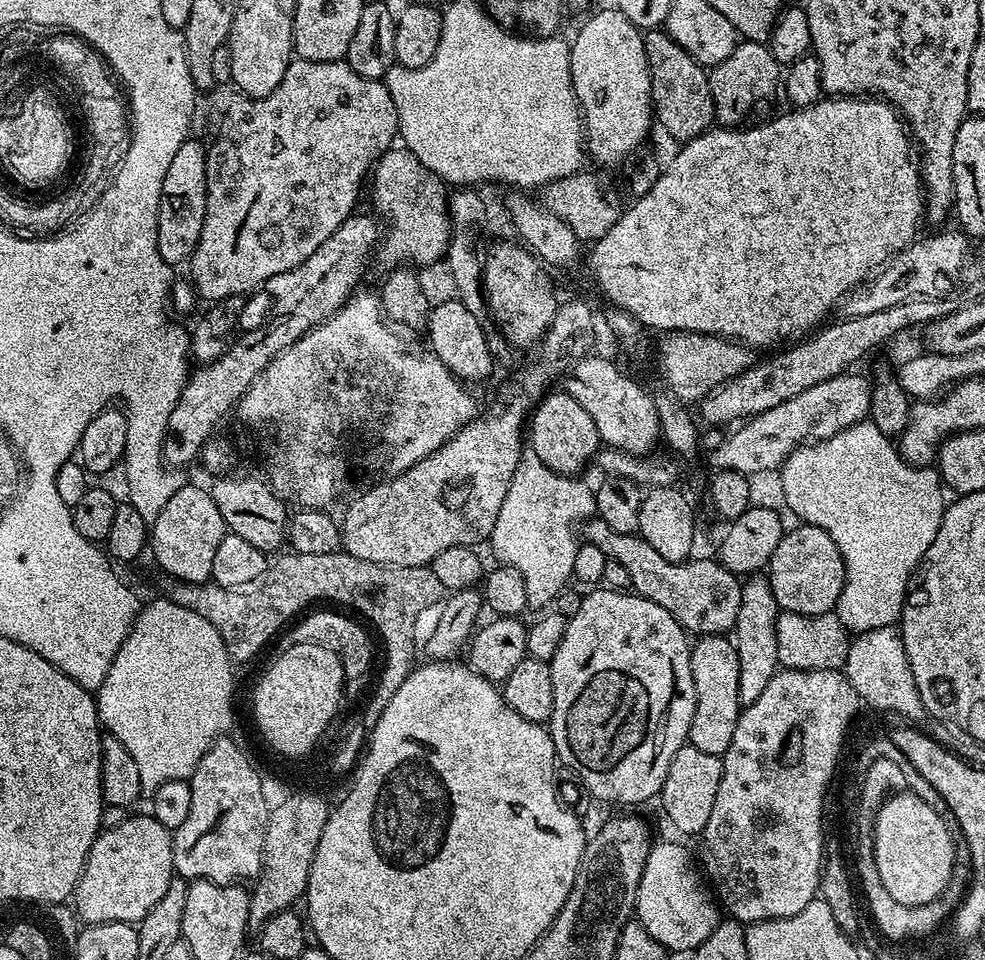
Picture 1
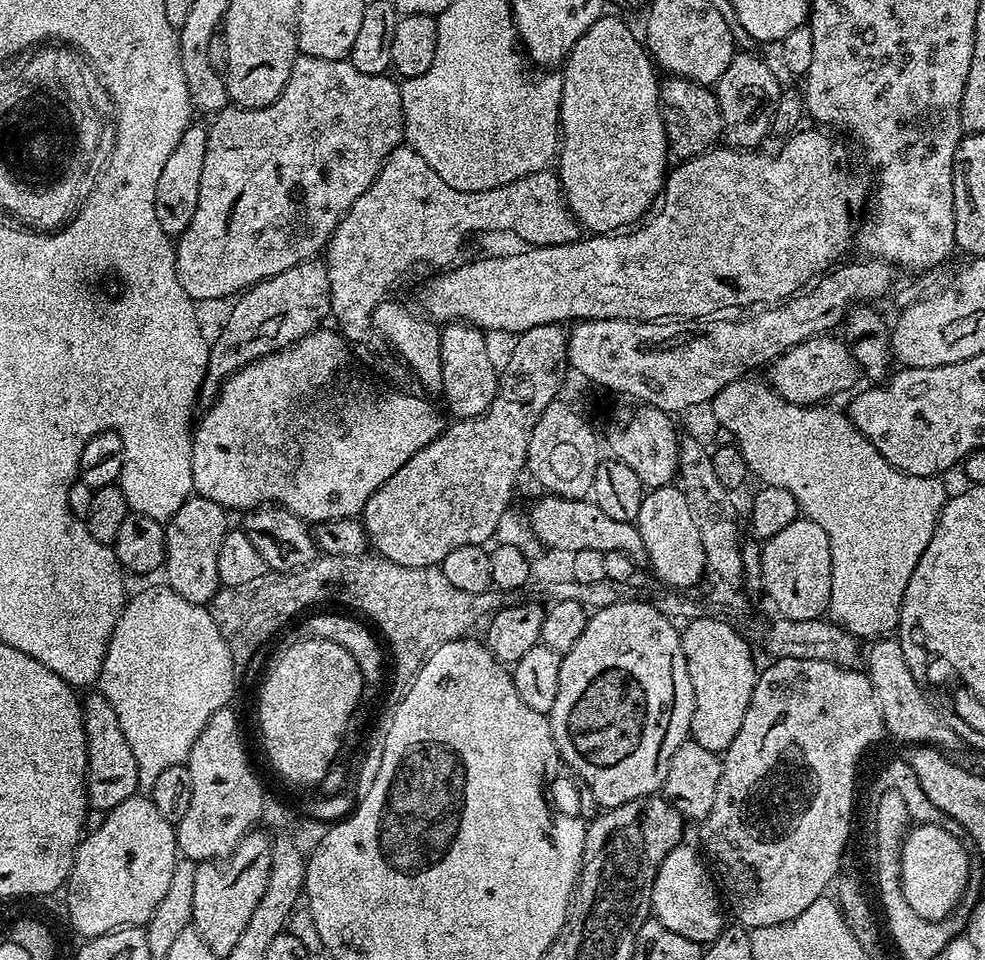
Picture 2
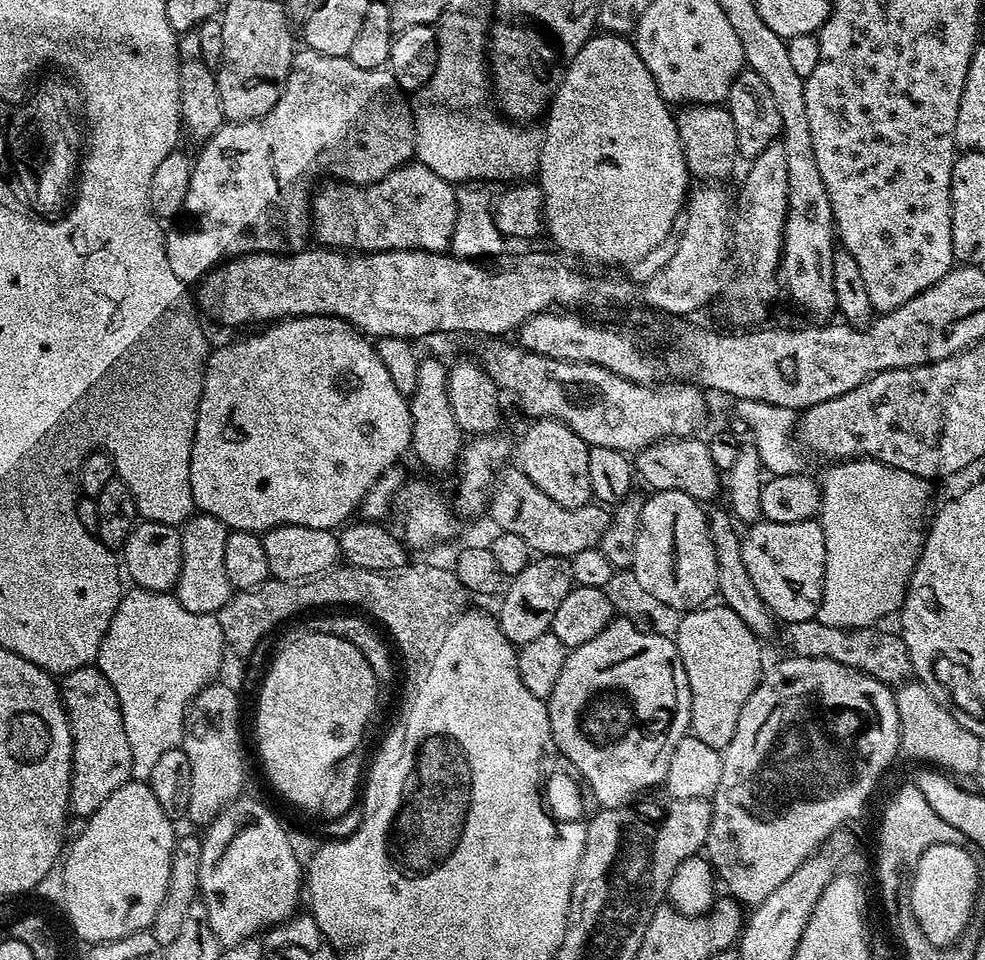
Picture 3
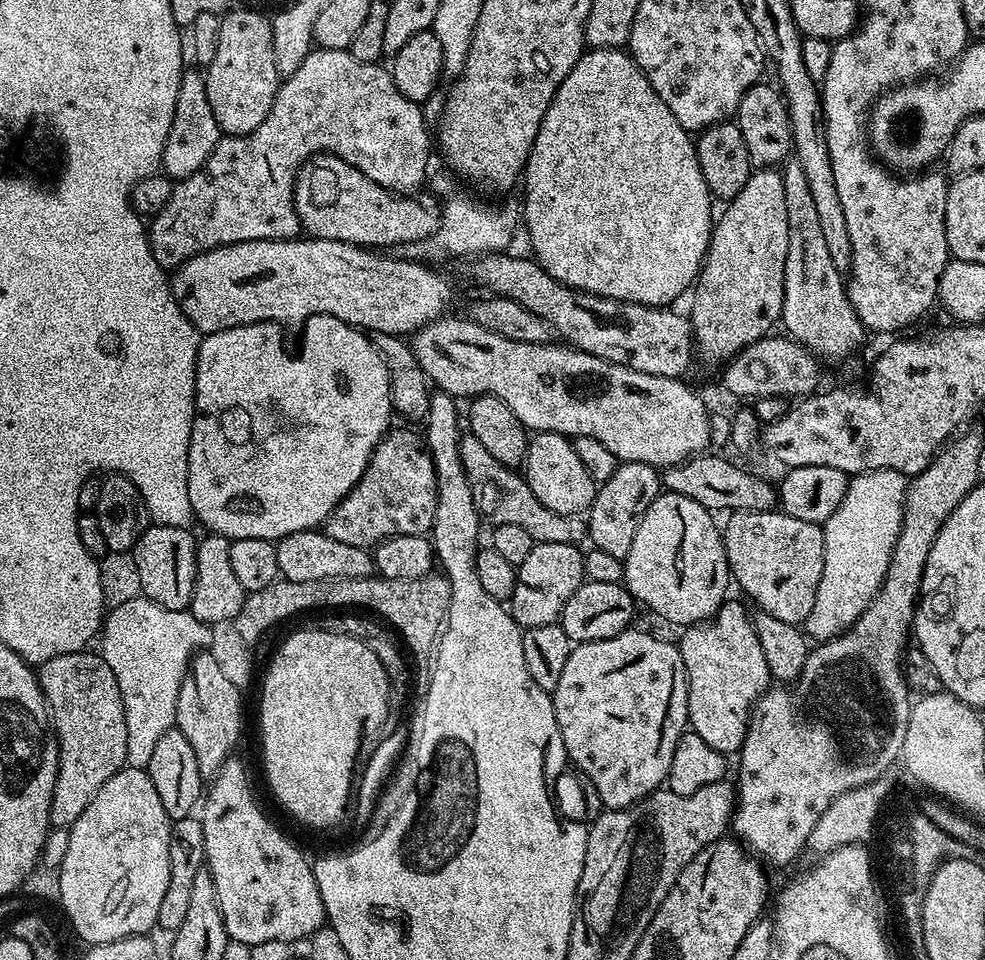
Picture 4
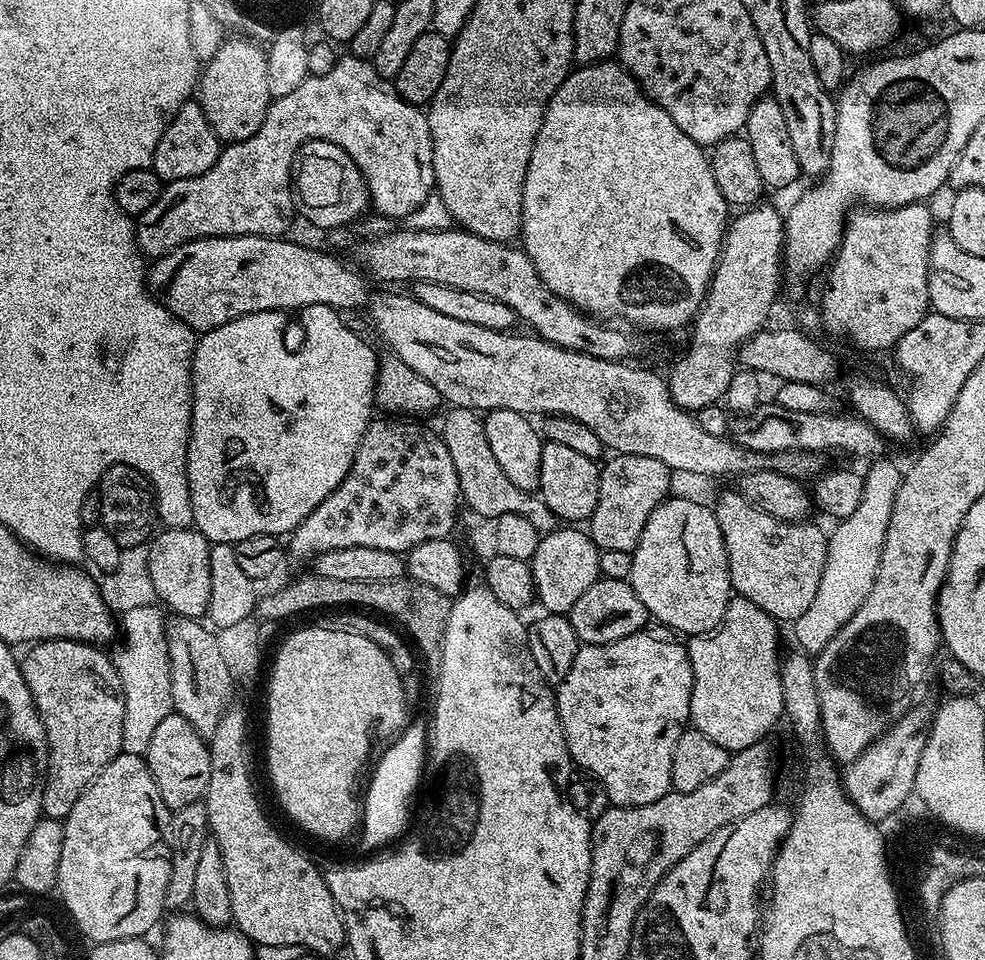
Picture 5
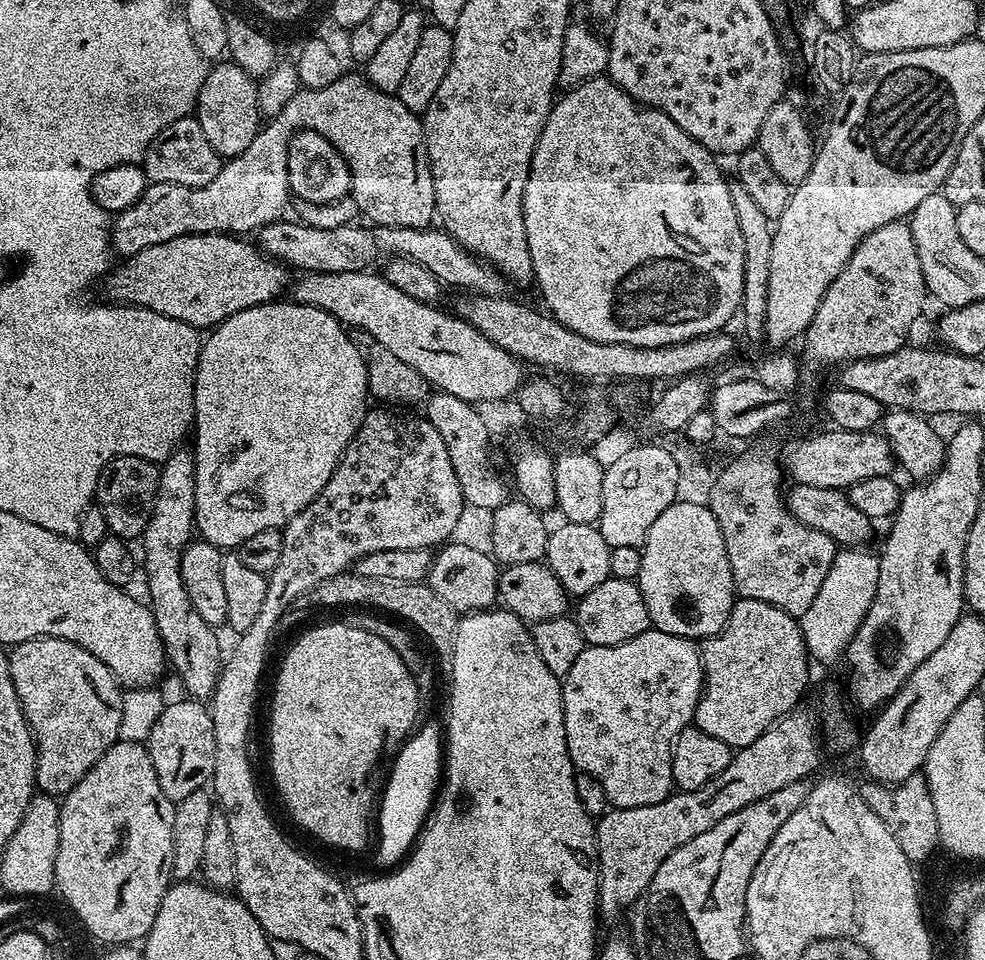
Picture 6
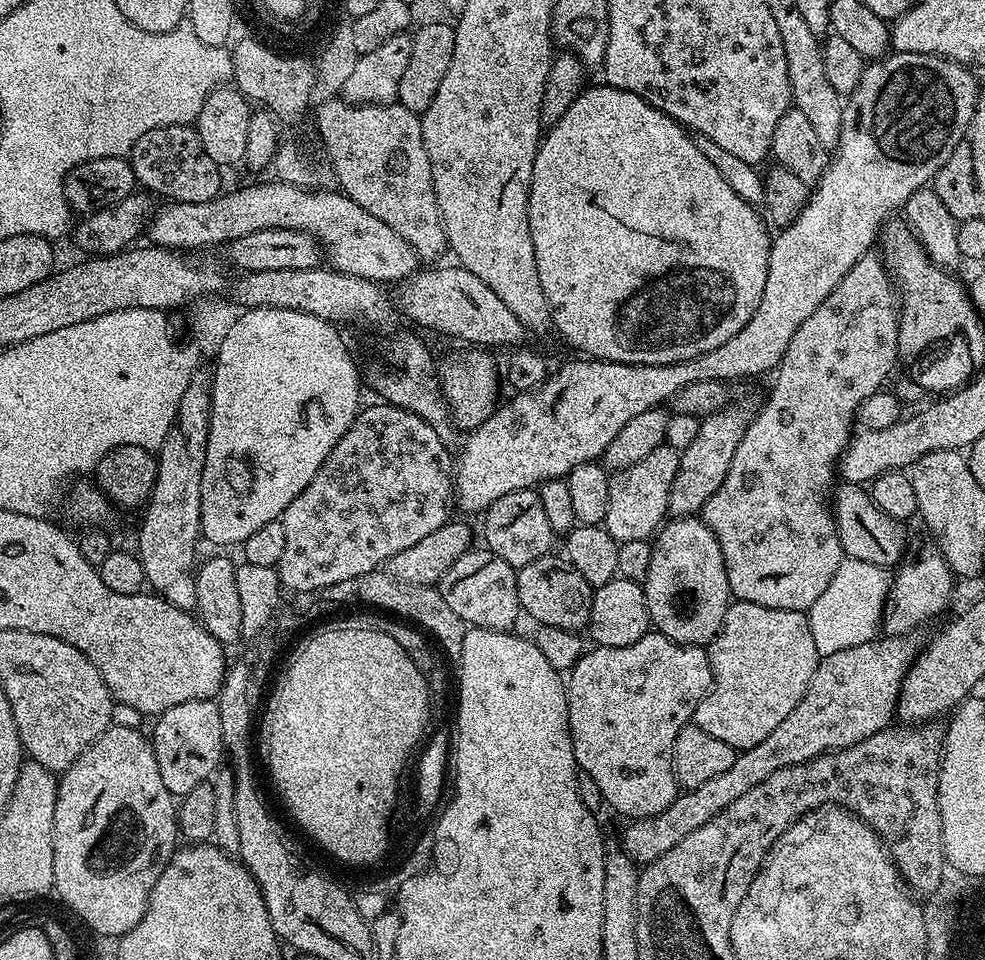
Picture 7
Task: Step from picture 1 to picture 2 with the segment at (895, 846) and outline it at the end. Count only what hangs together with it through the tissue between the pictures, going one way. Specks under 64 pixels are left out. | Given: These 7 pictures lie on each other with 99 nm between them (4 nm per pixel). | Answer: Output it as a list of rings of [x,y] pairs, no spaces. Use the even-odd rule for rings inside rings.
[[[917,823],[901,846],[901,886],[911,909],[927,920],[944,920],[968,885],[968,851],[945,828]]]

